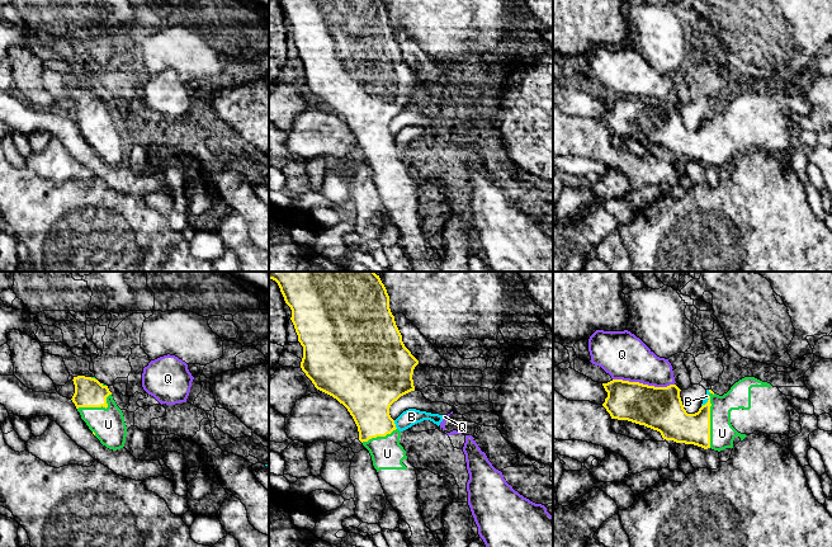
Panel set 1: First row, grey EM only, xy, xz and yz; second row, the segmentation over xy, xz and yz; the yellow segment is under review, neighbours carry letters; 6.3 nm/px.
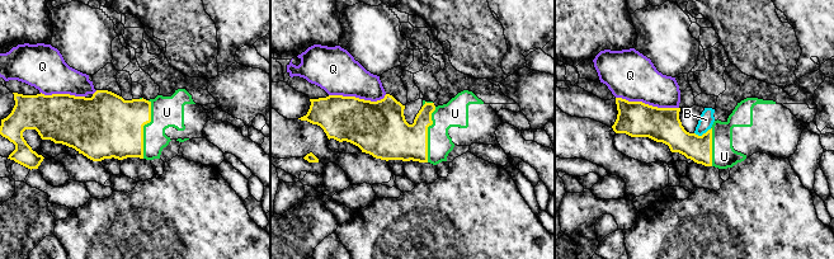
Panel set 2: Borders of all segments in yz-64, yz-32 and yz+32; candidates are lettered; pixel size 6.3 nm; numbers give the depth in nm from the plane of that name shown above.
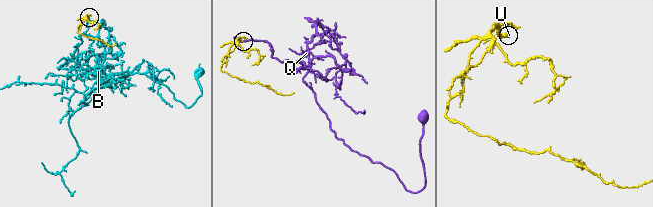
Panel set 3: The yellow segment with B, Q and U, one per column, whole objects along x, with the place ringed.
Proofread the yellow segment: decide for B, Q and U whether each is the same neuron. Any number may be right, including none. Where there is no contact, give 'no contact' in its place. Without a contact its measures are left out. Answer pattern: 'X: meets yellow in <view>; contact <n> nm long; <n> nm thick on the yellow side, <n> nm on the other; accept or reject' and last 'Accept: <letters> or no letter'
B: meets yellow in xz; contact 60 nm long; 320 nm thick on the yellow side, 110 nm on the other; reject
Q: meets yellow in yz; contact 400 nm long; 280 nm thick on the yellow side, 300 nm on the other; reject
U: meets yellow in yz; contact 360 nm long; 220 nm thick on the yellow side, 160 nm on the other; accept
Accept: U

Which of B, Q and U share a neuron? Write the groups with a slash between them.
B / Q / U

